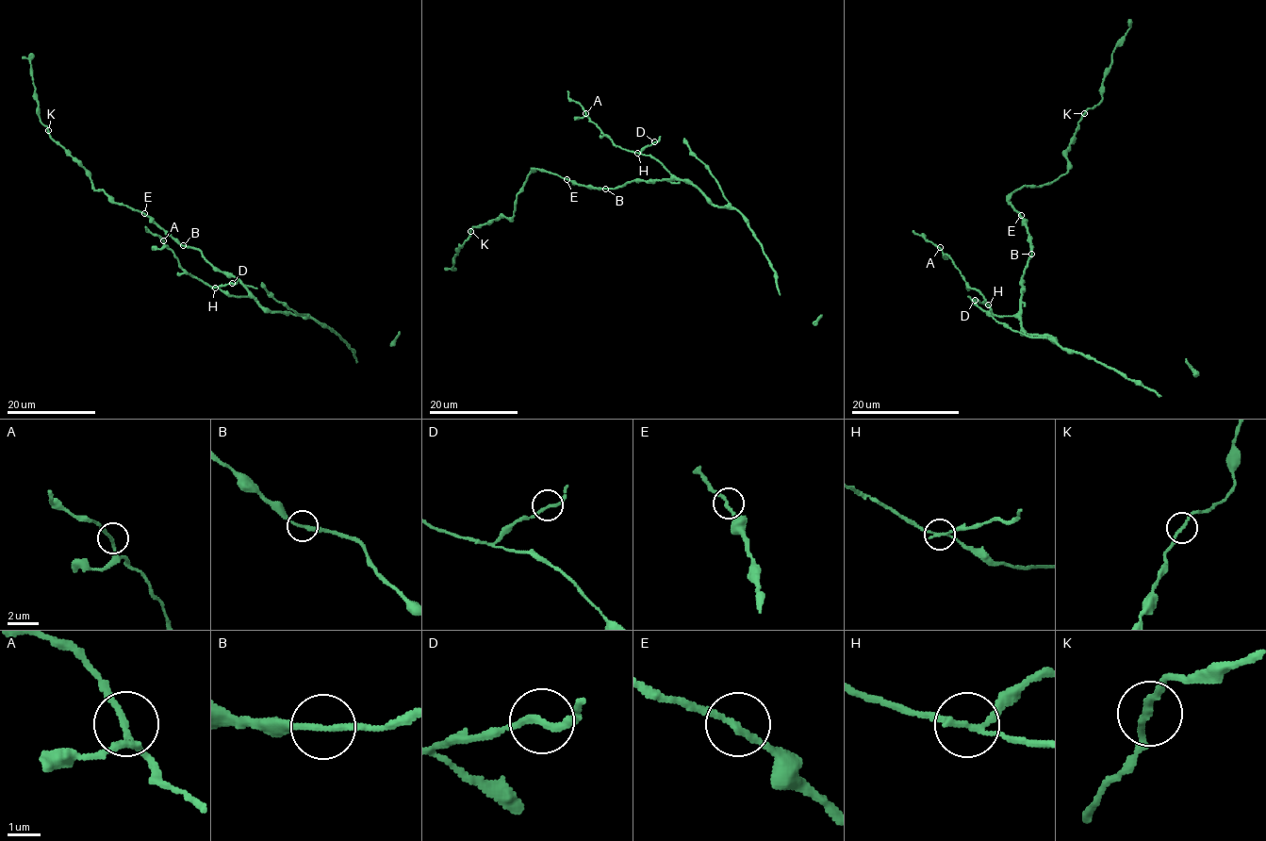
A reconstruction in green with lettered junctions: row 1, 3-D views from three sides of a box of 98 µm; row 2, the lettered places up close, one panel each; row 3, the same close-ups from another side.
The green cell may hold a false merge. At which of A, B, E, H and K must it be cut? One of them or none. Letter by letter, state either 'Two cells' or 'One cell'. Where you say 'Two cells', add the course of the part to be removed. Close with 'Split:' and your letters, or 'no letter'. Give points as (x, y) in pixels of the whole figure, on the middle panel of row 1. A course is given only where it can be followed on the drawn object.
A: One cell
B: One cell
E: One cell
H: Two cells. Course of the part to remove: (636, 153), (660, 137)
K: One cell
Split: H

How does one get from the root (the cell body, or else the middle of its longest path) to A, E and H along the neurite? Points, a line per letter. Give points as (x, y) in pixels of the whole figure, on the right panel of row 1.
A: (1030, 256), (1022, 276), (1019, 310), (1012, 316), (996, 316), (984, 297), (964, 281), (953, 260), (940, 247)
E: (1030, 256), (1031, 238), (1021, 215)
H: (1030, 256), (1022, 276), (1019, 310), (1012, 316), (996, 316), (988, 305)

